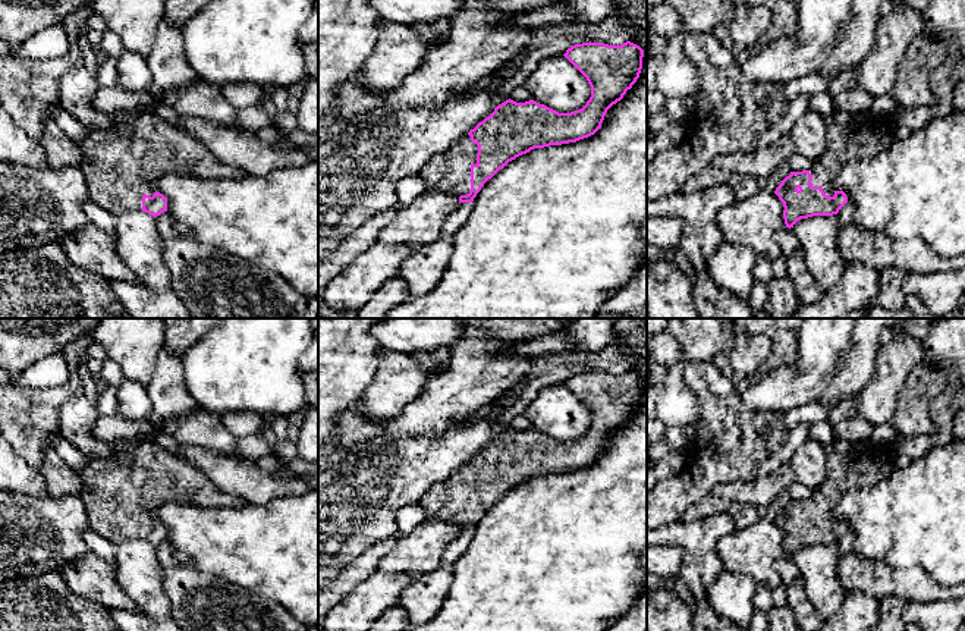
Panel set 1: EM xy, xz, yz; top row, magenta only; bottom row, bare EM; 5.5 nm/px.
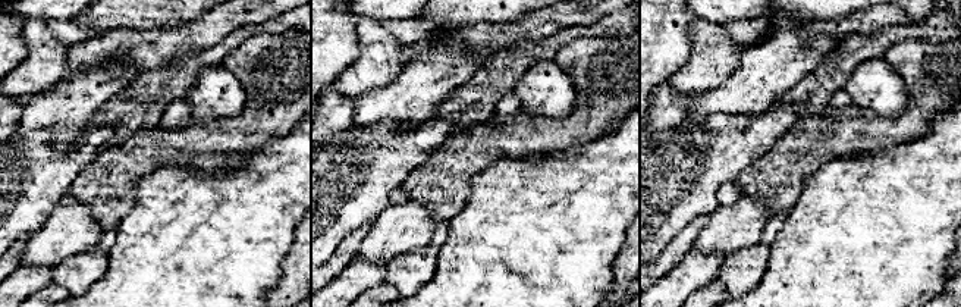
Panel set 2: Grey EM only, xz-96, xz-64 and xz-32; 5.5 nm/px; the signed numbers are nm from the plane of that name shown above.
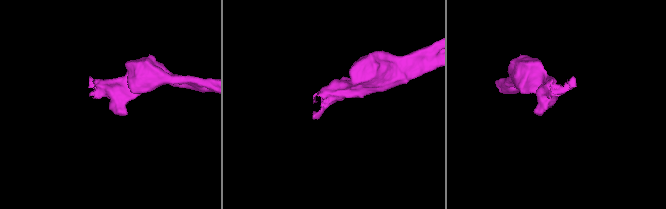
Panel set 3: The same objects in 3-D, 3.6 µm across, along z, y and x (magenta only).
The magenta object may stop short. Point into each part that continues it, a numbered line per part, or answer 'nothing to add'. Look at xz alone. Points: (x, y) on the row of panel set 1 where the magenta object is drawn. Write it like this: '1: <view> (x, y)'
1: xz (450, 170)

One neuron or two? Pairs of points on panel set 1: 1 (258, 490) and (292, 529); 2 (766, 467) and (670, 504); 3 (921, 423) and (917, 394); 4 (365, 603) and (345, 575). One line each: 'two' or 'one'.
1: two
2: two
3: one
4: two

